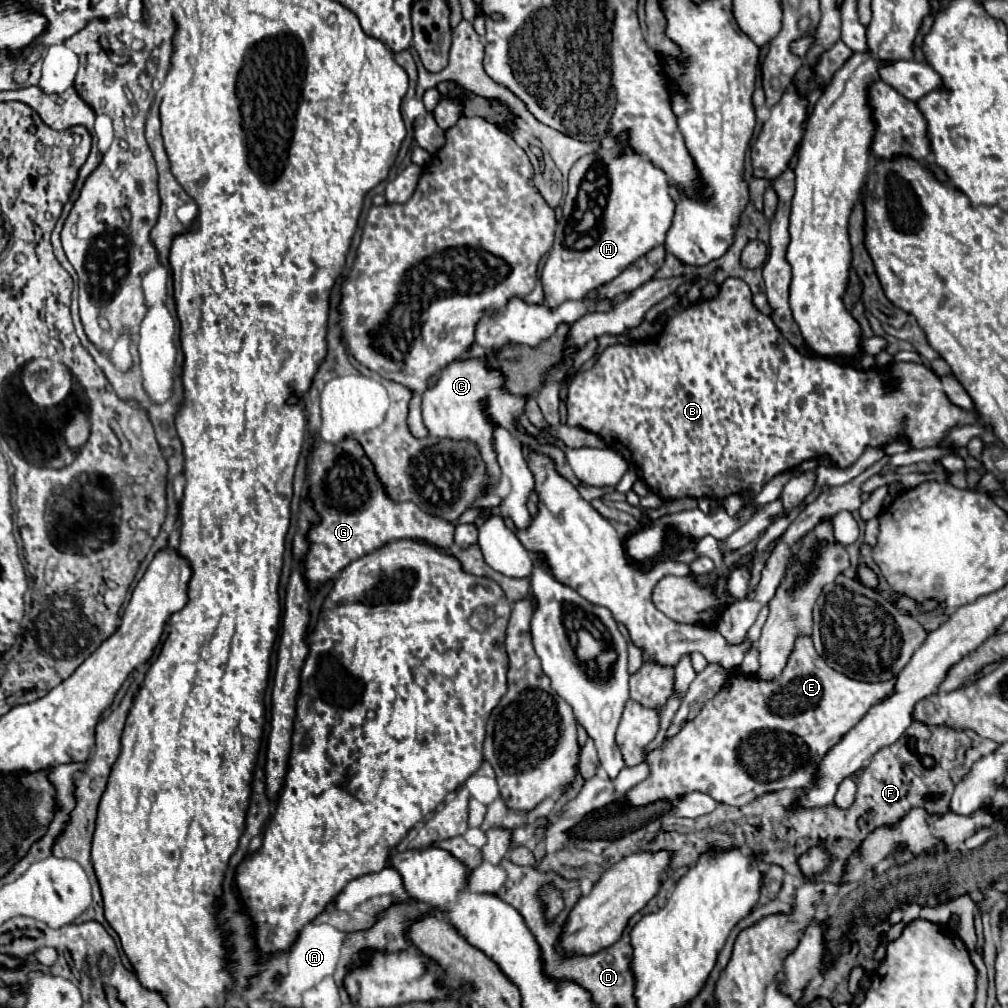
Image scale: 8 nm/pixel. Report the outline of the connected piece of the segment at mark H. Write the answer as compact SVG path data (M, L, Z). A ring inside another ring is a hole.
M626 134L620 136L620 140L612 150L600 148L594 154L582 156L570 170L568 176L570 188L564 198L562 220L558 222L554 246L542 270L542 286L546 294L546 304L550 308L556 308L564 300L586 298L594 288L616 278L626 266L644 256L648 250L652 250L658 244L664 244L666 232L674 216L670 180L650 160L634 152L624 152L624 144L626 144Z

